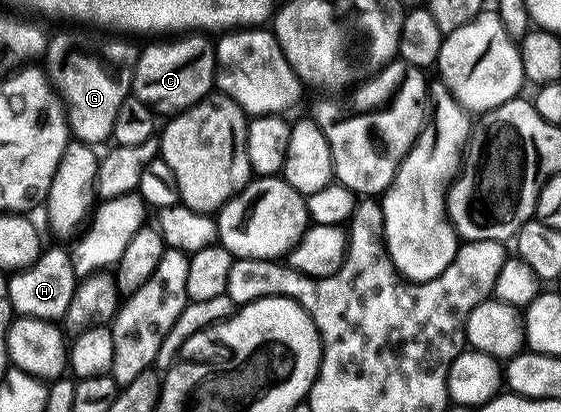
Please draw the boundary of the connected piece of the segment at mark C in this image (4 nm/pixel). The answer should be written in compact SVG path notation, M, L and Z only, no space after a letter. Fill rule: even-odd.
M190 33L173 38L172 43L156 43L148 46L138 59L135 58L131 94L140 102L146 103L154 113L164 117L175 116L209 96L215 84L216 51L215 44L205 37L207 36L202 33Z

